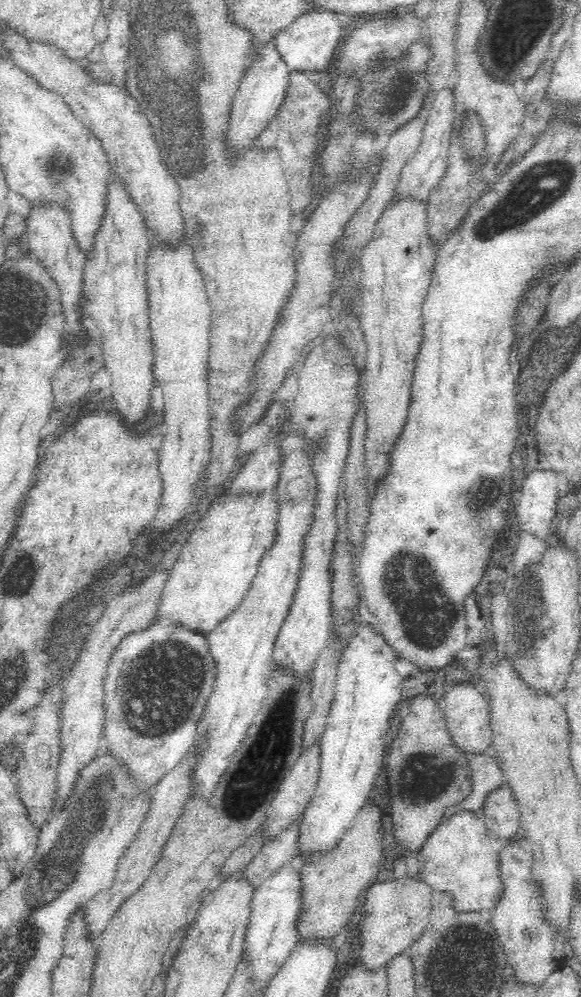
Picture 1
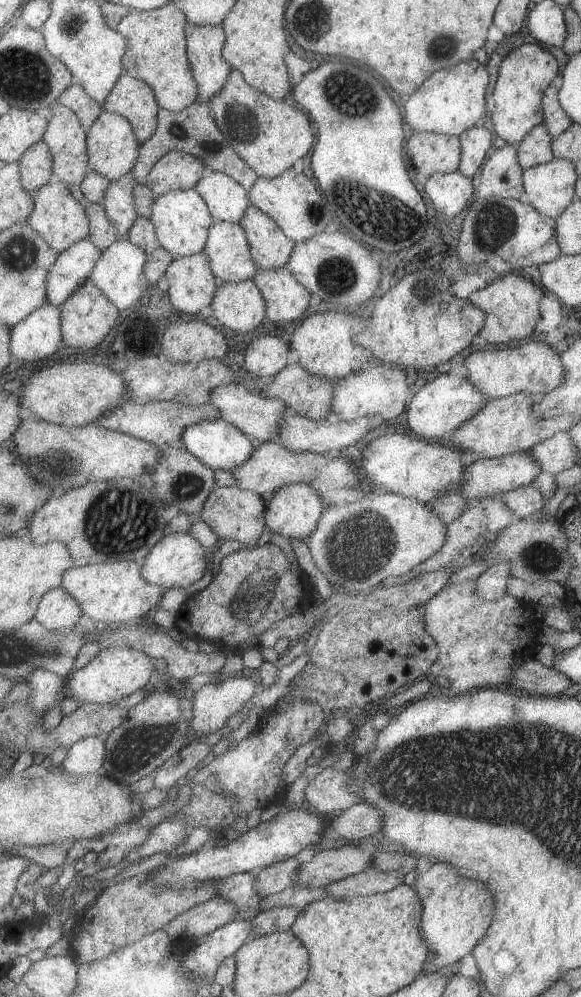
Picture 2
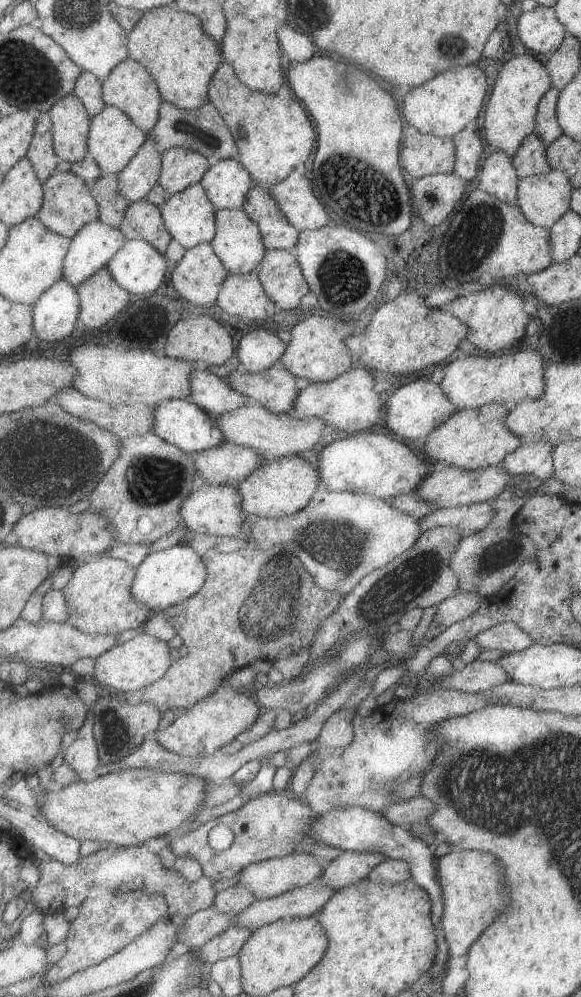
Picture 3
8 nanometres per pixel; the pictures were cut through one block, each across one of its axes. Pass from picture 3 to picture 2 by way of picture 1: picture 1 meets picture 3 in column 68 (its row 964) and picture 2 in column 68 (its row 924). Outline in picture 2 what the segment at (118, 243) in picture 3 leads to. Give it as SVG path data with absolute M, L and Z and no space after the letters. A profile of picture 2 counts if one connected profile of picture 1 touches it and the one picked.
M89 239L73 244L57 258L48 277L48 303L61 307L90 280L104 252Z

